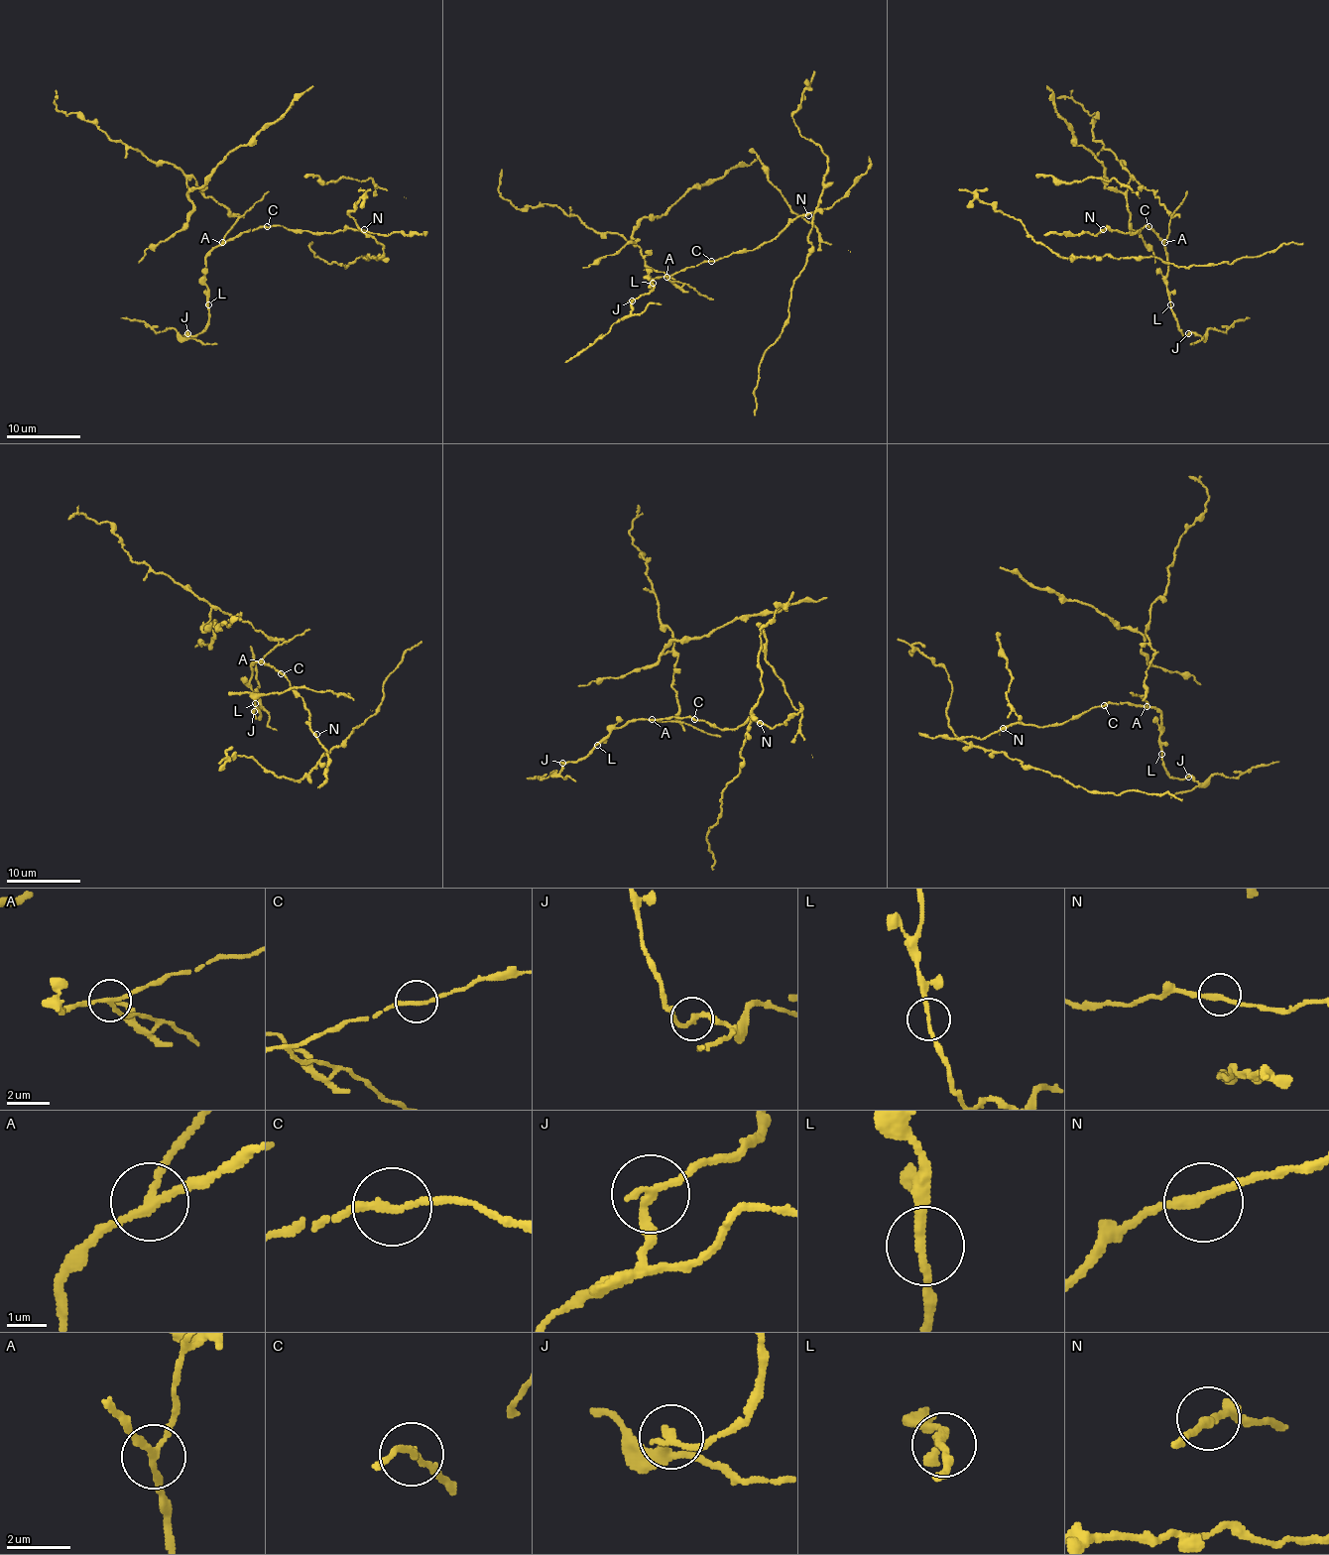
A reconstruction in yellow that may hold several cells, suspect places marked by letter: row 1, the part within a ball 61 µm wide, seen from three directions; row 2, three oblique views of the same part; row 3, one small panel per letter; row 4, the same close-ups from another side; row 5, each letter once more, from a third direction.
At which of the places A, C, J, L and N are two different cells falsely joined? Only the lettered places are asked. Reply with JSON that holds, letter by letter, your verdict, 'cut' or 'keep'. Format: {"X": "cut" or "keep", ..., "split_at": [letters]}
{"A": "cut", "C": "keep", "J": "cut", "L": "keep", "N": "keep", "split_at": ["A", "J"]}

